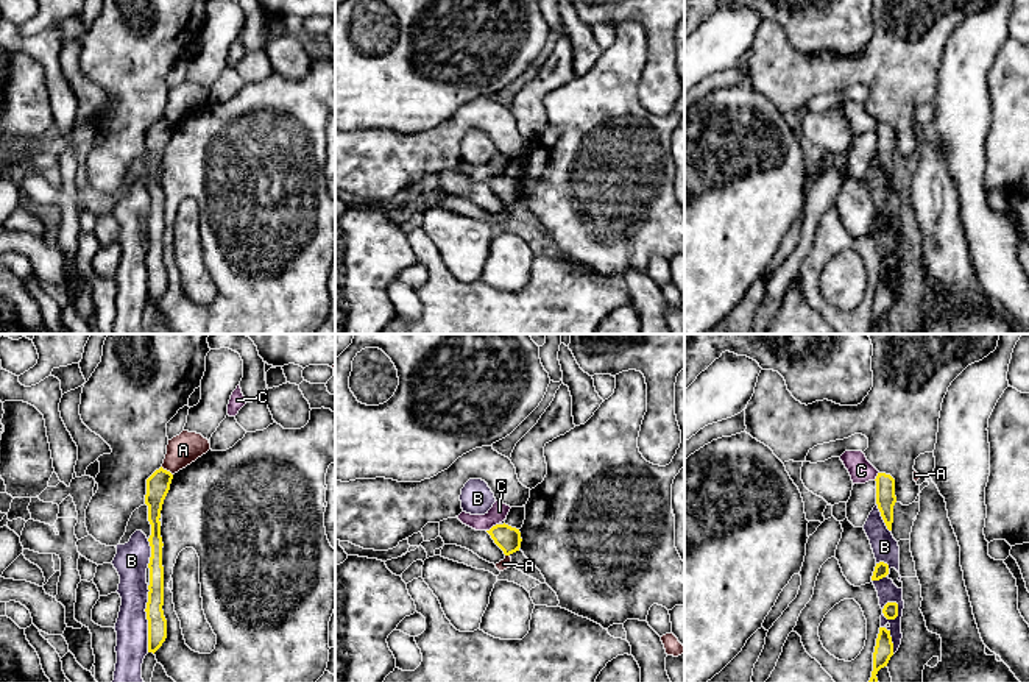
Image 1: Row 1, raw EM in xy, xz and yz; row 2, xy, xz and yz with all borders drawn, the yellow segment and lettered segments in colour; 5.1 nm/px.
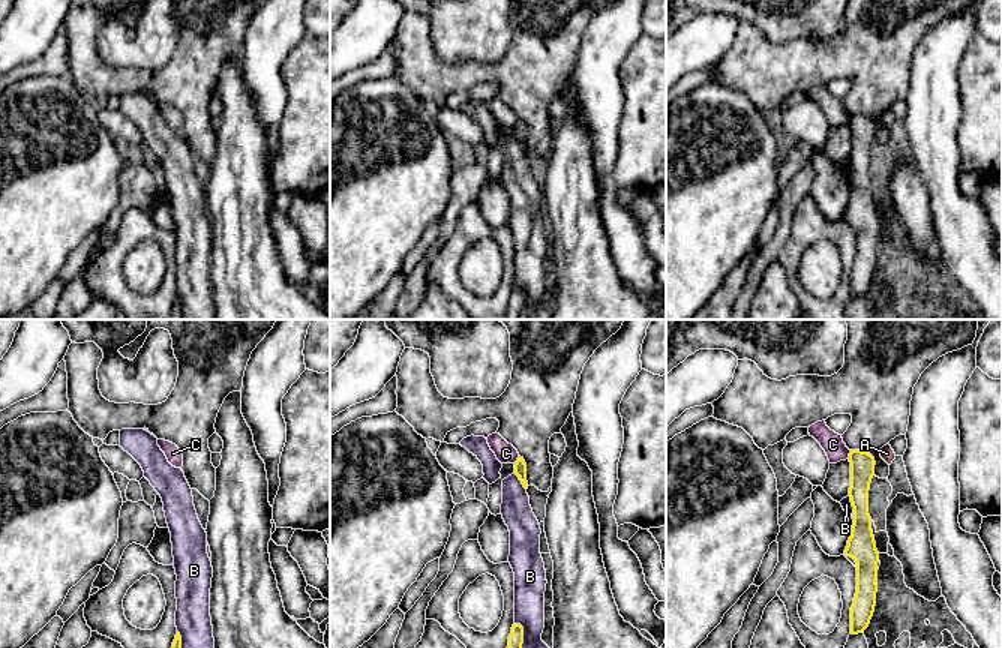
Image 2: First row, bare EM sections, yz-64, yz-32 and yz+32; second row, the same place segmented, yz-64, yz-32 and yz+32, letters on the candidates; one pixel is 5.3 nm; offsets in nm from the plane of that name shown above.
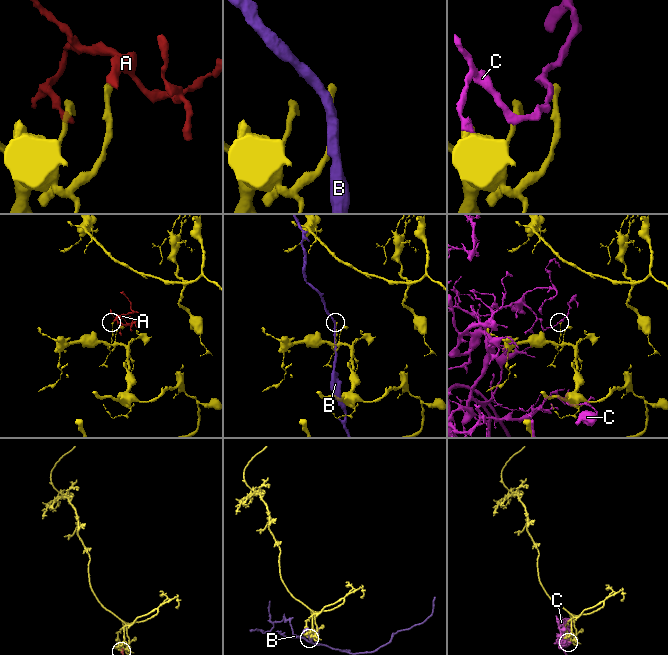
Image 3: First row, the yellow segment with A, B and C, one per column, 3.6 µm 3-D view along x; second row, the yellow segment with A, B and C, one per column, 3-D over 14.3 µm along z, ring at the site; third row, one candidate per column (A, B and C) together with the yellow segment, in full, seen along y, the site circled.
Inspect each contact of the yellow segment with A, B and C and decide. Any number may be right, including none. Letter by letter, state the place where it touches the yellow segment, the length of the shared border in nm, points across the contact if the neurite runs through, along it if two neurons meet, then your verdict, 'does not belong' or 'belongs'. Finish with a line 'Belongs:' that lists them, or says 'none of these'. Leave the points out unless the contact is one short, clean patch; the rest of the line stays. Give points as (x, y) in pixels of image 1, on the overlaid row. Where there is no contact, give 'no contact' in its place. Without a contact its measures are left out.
A: contact xy (166, 470); length 80 nm; border xy (161, 467), (172, 475); does not belong
B: contact xy (147, 618); length 340 nm; does not belong
C: contact xz (493, 526); length 80 nm; does not belong
Belongs: none of these

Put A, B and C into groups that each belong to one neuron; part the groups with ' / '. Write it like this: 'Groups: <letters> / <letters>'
Groups: A / B / C

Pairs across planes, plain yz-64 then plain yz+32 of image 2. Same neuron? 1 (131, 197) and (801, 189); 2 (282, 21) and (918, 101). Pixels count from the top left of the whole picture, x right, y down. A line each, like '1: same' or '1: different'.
1: same
2: same

